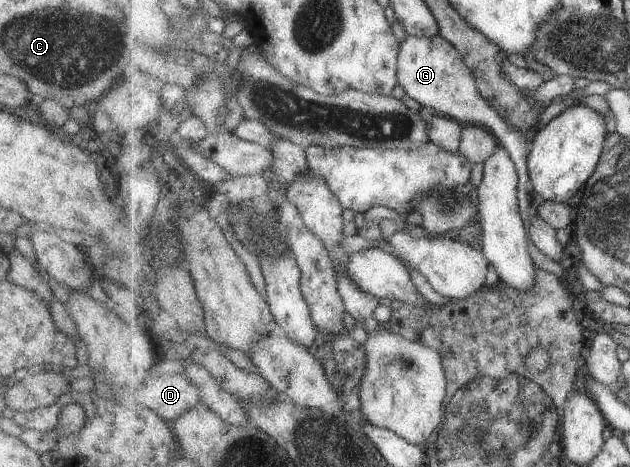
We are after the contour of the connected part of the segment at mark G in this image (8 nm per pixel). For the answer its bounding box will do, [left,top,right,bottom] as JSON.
[399,34,580,221]

